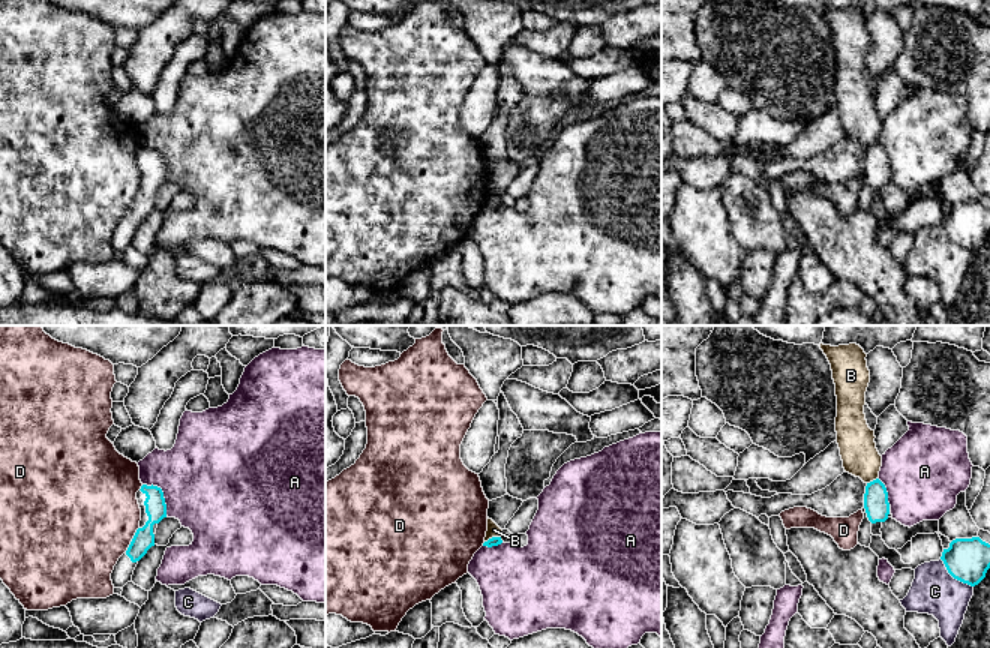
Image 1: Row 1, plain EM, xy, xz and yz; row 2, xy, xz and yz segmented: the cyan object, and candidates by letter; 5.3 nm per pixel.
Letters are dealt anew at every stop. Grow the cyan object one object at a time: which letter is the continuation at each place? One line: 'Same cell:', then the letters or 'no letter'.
Same cell: no letter

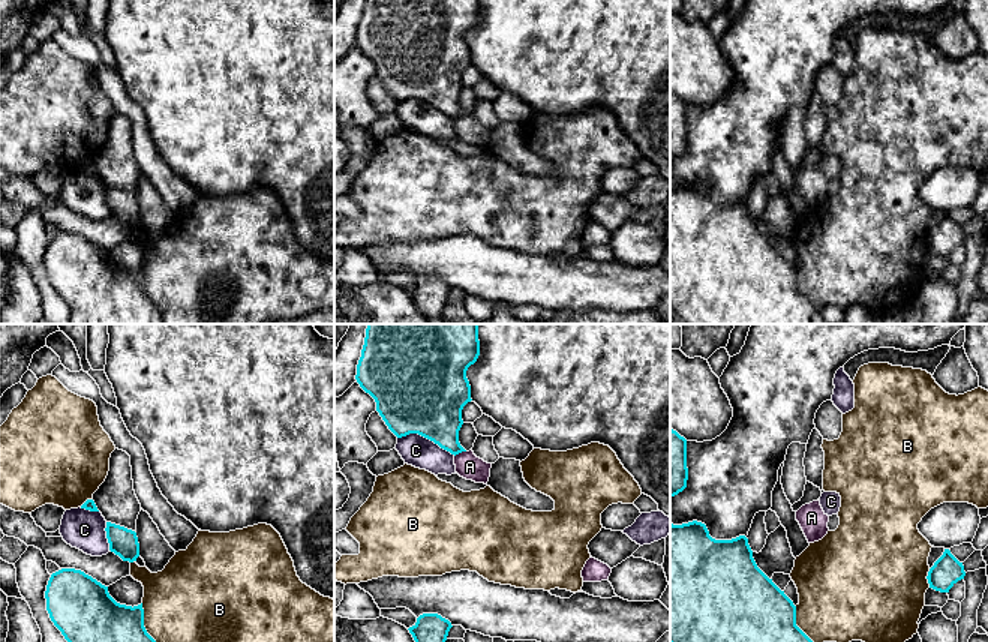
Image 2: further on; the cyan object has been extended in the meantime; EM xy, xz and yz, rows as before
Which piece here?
Same cell: no letter

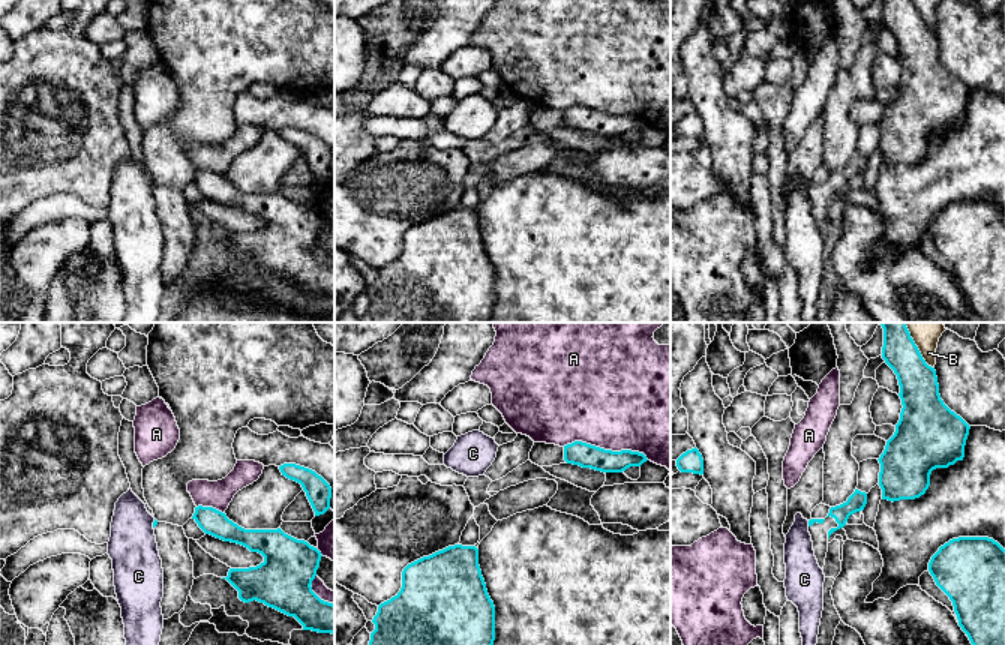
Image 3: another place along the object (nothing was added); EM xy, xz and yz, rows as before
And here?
Same cell: no letter

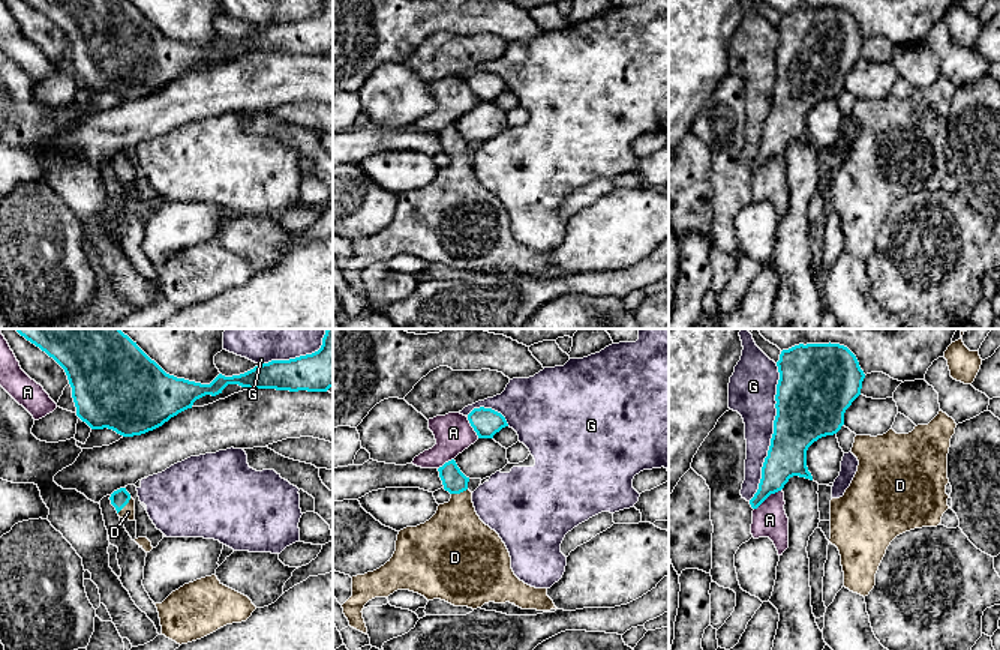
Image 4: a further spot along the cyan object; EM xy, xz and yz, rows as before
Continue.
Same cell: D

